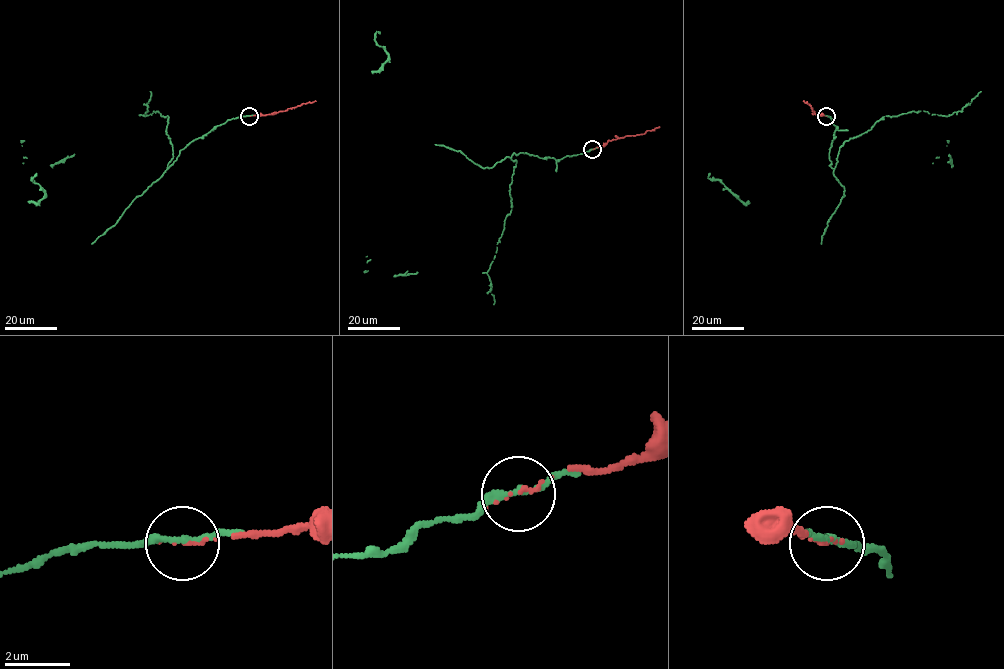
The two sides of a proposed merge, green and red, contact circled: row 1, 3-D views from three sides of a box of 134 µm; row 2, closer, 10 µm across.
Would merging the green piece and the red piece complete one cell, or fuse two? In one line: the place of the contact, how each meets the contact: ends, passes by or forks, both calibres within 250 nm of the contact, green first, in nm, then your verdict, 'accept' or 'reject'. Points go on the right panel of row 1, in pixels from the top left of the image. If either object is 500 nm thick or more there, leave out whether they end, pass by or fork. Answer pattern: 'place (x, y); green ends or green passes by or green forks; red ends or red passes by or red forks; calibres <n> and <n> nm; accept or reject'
place (826, 116); green passes by; red ends; calibres 200 and 80 nm; accept

